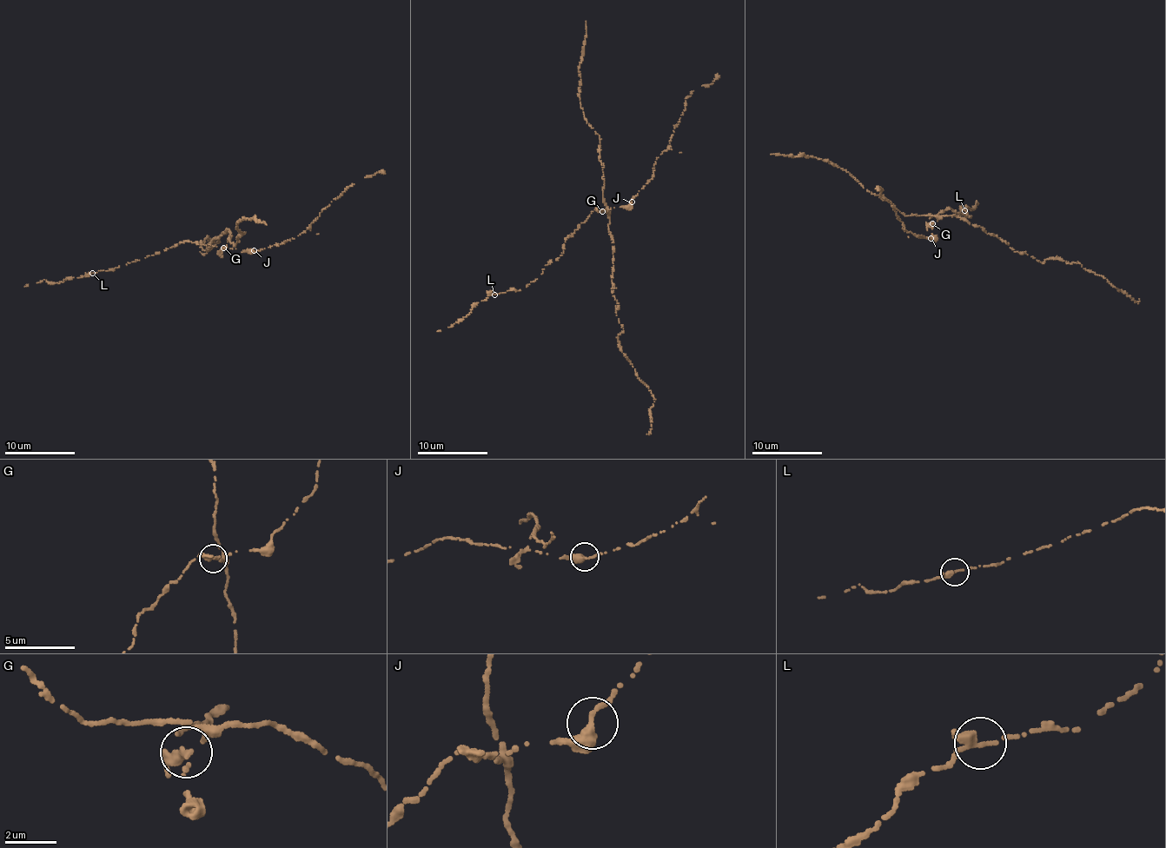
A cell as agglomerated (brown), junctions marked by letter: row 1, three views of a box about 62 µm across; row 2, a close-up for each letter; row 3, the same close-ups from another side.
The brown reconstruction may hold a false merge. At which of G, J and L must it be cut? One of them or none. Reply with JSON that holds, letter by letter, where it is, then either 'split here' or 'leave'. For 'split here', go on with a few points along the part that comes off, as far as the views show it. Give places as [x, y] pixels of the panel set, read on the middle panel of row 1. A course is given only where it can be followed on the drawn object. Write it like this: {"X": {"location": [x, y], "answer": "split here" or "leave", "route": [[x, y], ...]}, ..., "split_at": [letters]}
{"G": {"location": [602, 211], "answer": "split here", "route": [[602, 211], [610, 215], [612, 296], [623, 328], [618, 335], [619, 350], [653, 394], [652, 427], [646, 434]]}, "J": {"location": [632, 202], "answer": "leave"}, "L": {"location": [494, 294], "answer": "leave"}, "split_at": ["G"]}

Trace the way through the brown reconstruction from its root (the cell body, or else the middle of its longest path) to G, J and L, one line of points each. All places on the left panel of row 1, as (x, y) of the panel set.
G: (230, 235), (223, 247)
J: (230, 235), (227, 247), (241, 252), (254, 250)
L: (230, 235), (225, 248), (219, 251), (216, 247), (183, 241), (175, 247), (119, 266), (114, 270), (92, 273)

